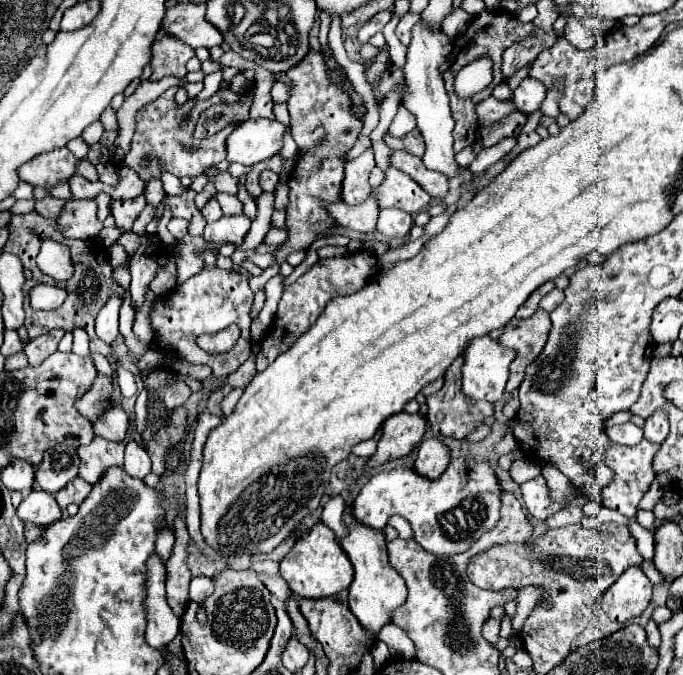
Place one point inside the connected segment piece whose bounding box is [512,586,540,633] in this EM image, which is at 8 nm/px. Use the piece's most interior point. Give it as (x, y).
(528, 596)

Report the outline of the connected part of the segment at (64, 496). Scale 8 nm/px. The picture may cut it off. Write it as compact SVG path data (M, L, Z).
M76 477L76 479L66 487L66 489L62 489L60 493L56 493L54 497L56 497L58 505L60 505L62 509L66 509L70 503L80 505L80 503L84 501L84 497L88 497L90 489L92 489L92 485L88 485L88 483L82 481L80 477Z

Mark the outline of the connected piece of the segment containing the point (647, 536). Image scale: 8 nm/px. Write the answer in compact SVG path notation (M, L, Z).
M630 523L630 531L632 531L632 535L636 537L640 555L642 555L646 561L652 561L652 559L654 559L654 537L652 537L652 533L646 531L646 529L642 529L638 523Z

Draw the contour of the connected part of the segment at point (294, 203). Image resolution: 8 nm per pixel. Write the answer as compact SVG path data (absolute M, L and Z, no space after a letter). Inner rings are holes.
M310 49L304 61L296 63L292 69L286 71L286 77L294 81L294 87L290 91L288 99L288 111L290 111L290 123L292 123L292 137L300 151L304 151L304 157L296 163L294 173L290 175L290 205L286 213L286 225L288 225L288 241L280 247L276 253L276 262L266 268L260 276L251 277L249 286L254 293L263 290L265 284L279 274L280 262L284 261L292 251L308 249L320 233L328 227L334 227L336 221L326 213L324 203L340 201L340 185L344 179L344 161L342 155L354 145L362 121L352 117L350 105L352 99L348 93L338 89L328 79L328 69L322 61L322 53ZM318 139L324 139L318 143Z

